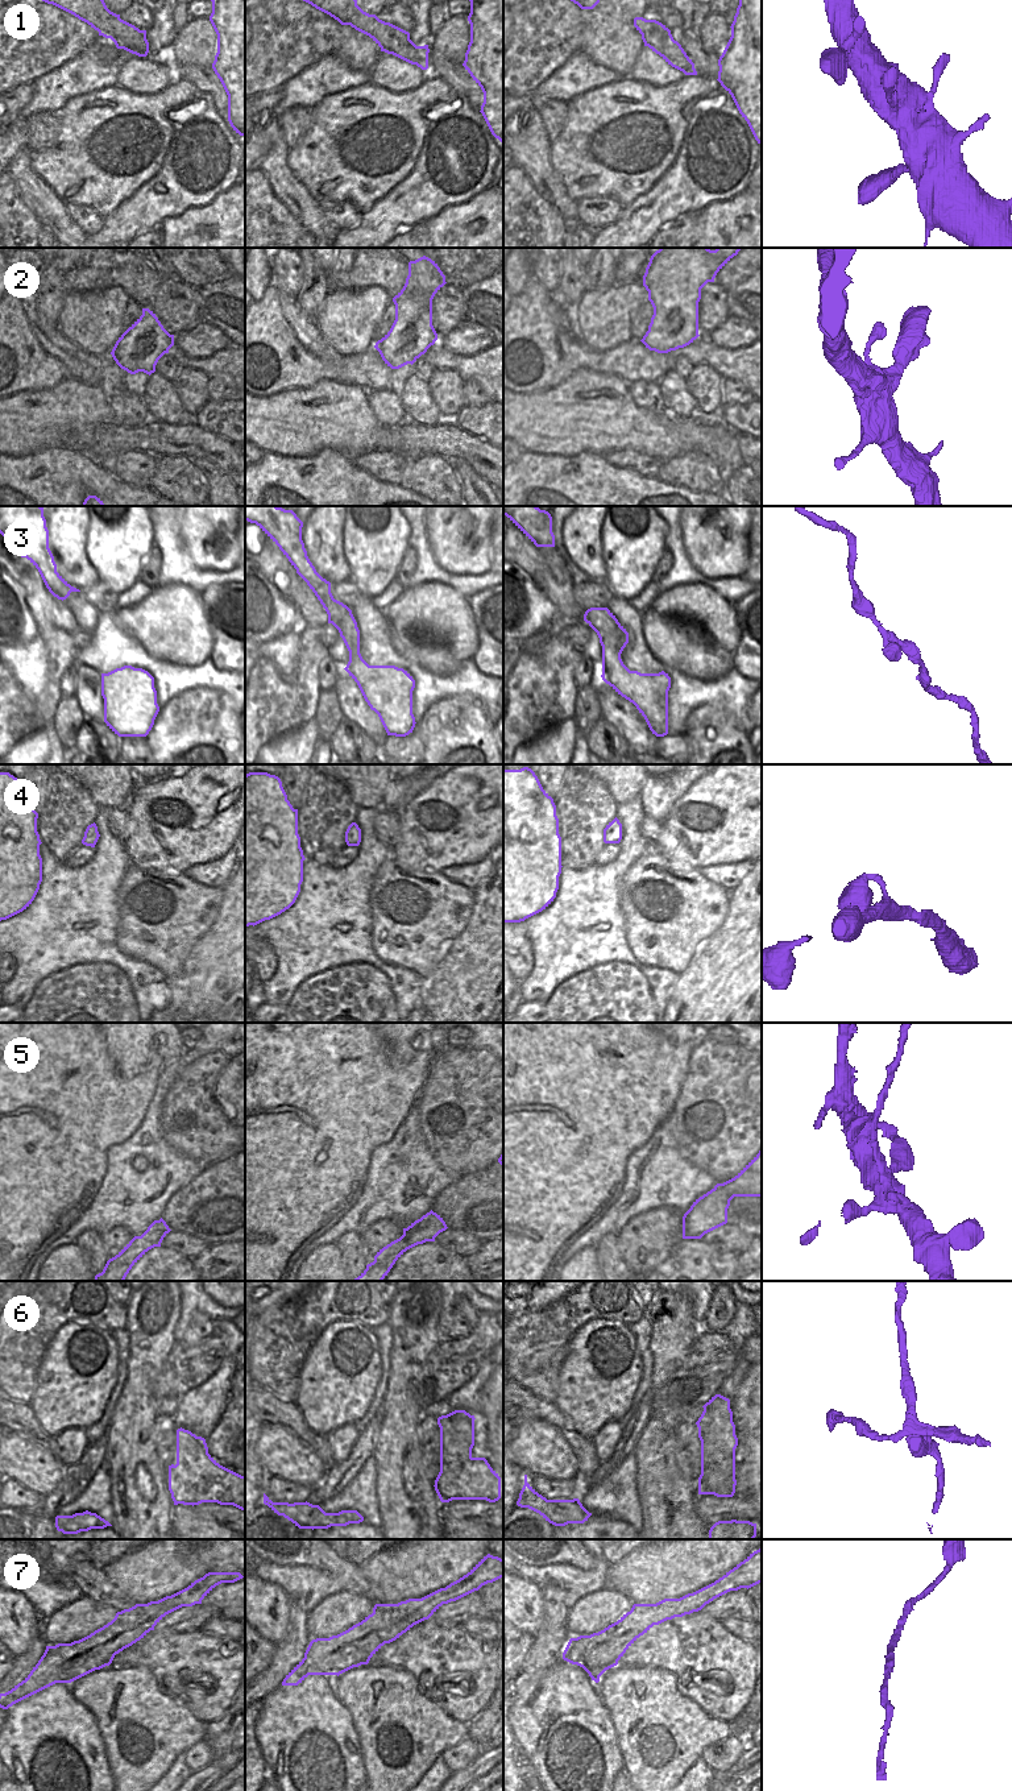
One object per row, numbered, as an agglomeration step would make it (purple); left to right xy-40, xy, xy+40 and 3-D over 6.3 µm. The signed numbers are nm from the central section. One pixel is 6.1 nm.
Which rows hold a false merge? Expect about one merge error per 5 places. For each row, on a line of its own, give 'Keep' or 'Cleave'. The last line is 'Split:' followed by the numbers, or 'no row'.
1: Keep
2: Keep
3: Keep
4: Keep
5: Cleave
6: Cleave
7: Keep
Split: 5, 6

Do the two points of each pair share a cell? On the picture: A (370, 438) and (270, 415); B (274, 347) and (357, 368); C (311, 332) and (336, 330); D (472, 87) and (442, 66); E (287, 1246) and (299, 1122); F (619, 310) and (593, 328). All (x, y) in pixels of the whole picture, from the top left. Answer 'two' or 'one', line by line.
A: one
B: one
C: two
D: one
E: one
F: one

